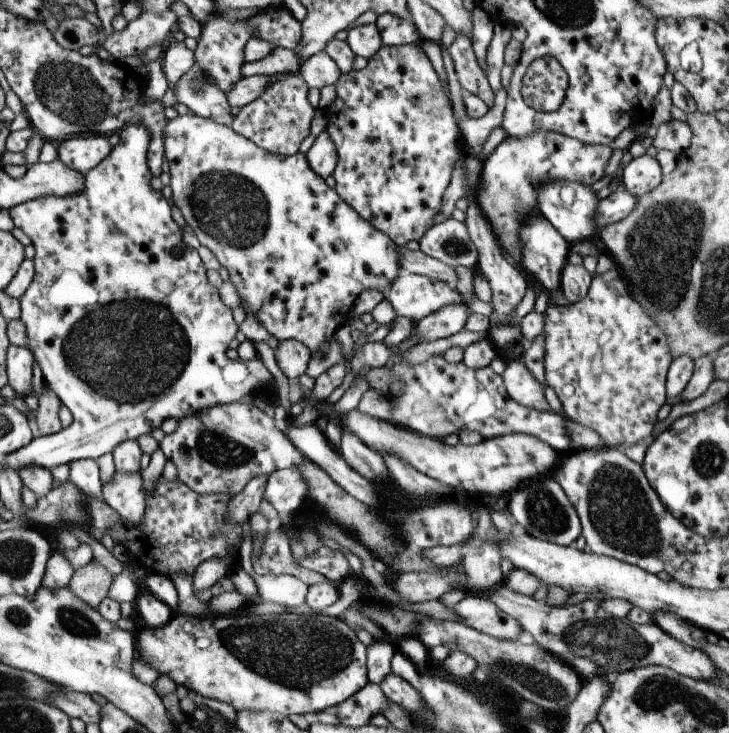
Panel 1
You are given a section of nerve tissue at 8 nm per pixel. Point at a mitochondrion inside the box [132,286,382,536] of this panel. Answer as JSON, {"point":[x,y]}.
{"point":[226,451]}

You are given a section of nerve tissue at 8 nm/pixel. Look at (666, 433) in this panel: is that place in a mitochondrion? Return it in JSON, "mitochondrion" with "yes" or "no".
{"mitochondrion":"no"}

